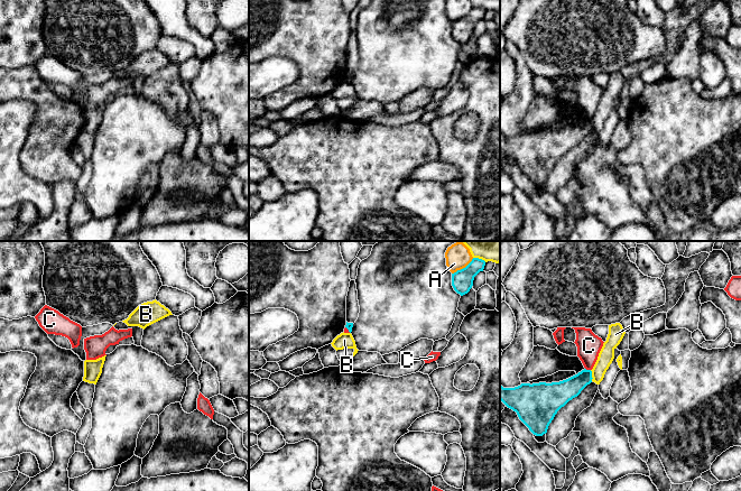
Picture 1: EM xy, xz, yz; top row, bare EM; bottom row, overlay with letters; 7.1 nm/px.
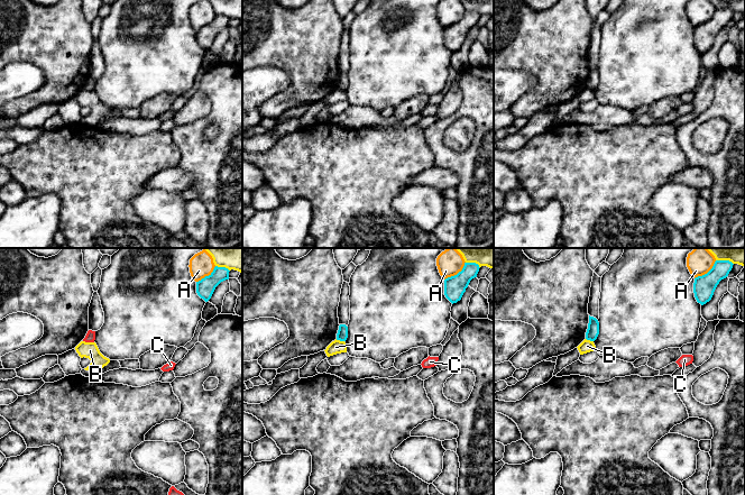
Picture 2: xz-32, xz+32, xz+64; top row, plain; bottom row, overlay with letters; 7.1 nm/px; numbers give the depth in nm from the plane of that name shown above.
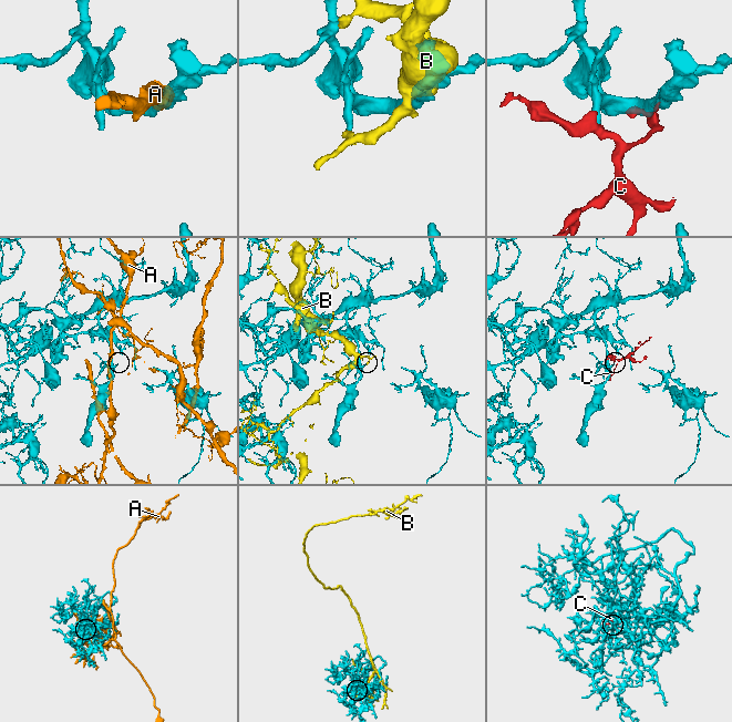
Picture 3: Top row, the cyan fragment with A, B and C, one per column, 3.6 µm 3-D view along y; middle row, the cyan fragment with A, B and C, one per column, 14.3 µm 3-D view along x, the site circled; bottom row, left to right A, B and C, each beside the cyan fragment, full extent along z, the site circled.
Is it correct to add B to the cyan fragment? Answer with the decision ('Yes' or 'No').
No

